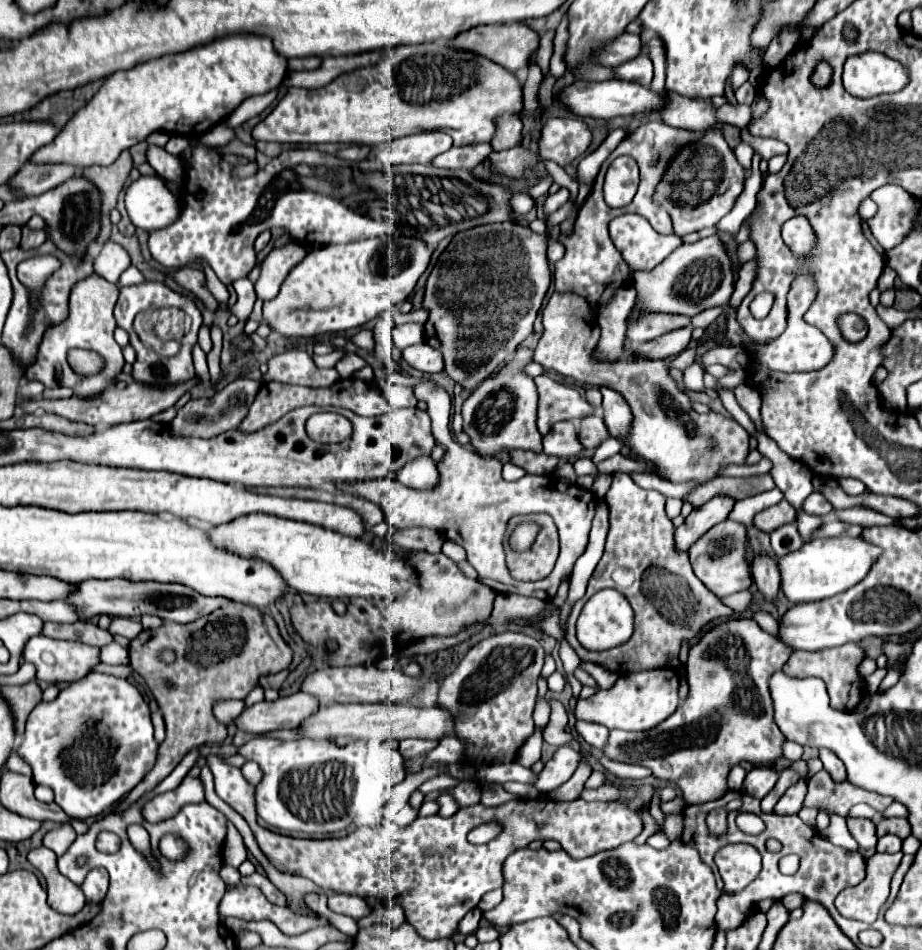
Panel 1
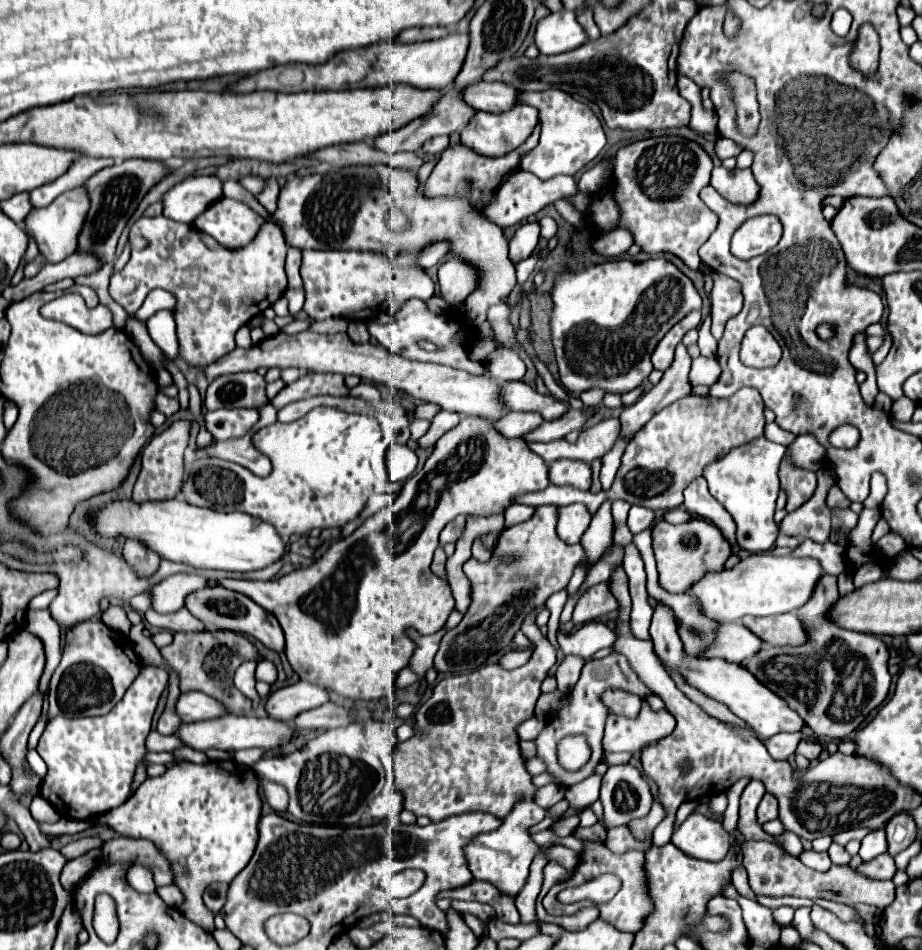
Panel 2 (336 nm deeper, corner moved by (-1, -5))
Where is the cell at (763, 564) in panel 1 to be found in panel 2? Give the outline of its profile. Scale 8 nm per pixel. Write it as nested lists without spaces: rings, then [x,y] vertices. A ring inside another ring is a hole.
[[[759,436],[739,448],[731,448],[731,452],[719,456],[703,470],[703,478],[709,484],[709,492],[715,496],[719,504],[731,514],[737,526],[737,544],[749,552],[765,552],[771,550],[775,538],[779,534],[777,524],[773,522],[775,500],[779,494],[779,462],[783,458],[785,446]]]

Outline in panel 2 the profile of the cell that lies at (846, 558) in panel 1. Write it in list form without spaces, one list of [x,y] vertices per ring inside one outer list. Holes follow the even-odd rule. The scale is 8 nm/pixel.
[[[771,552],[749,554],[731,570],[703,574],[689,594],[695,598],[699,610],[717,624],[735,622],[741,616],[773,616],[801,608],[813,594],[813,586],[821,578],[823,570],[815,558],[777,558]]]

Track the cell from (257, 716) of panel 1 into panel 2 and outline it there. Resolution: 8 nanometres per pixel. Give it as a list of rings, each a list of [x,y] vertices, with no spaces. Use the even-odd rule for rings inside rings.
[[[185,692],[179,694],[175,702],[175,714],[183,722],[197,722],[197,720],[209,720],[227,714],[227,710],[211,696],[203,692]]]

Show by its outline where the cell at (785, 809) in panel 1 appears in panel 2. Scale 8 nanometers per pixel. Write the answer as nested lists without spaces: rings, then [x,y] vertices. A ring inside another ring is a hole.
[[[765,794],[759,808],[757,808],[757,820],[759,824],[765,824],[769,820],[775,820],[777,818],[777,810],[779,810],[779,804],[775,800],[775,796],[771,794]]]

